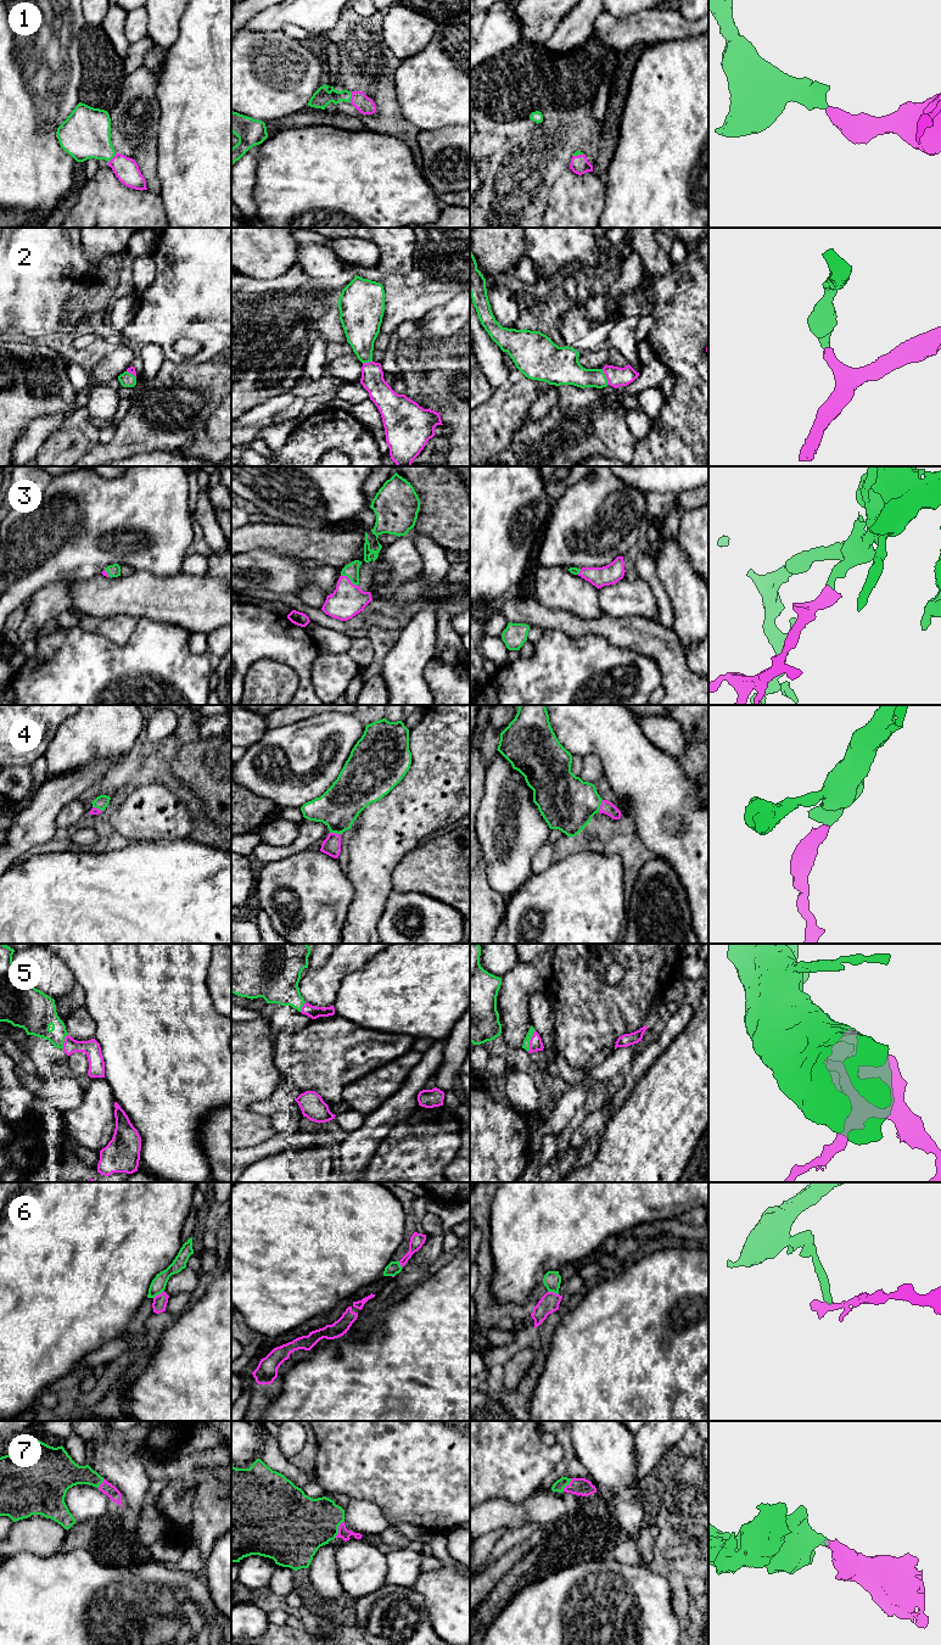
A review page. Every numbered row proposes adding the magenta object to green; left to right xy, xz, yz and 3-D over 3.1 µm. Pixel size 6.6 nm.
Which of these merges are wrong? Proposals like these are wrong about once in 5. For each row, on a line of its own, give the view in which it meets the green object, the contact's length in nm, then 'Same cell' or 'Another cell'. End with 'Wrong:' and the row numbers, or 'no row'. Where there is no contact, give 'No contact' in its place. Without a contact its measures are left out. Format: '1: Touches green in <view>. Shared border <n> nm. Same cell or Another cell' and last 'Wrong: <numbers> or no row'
1: Touches green in xz. Shared border 70 nm. Same cell
2: Touches green in yz. Shared border 120 nm. Same cell
3: Touches green in xz. Shared border 140 nm. Same cell
4: Touches green in yz. Shared border 90 nm. Same cell
5: Touches green in yz. Shared border 150 nm. Same cell
6: Touches green in xy. Shared border 90 nm. Another cell
7: Touches green in xz. Shared border 130 nm. Same cell
Wrong: 6

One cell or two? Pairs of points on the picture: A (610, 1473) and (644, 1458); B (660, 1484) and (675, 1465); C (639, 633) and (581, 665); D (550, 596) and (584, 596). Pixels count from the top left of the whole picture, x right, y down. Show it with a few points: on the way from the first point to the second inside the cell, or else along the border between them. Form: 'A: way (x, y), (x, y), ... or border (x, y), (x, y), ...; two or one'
A: border (633, 1434), (636, 1480), (638, 1482); two
B: way (660, 1480), (670, 1470); one
C: border (588, 634), (600, 634), (612, 644), (643, 653); two
D: way (559, 596), (576, 596); one

